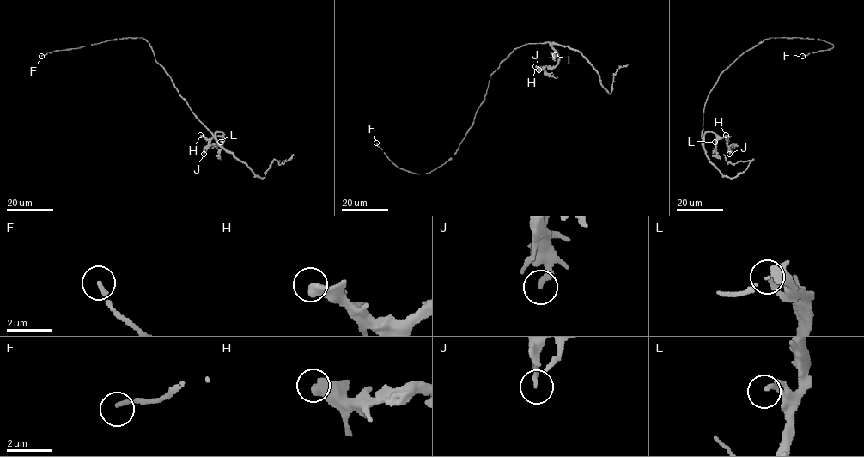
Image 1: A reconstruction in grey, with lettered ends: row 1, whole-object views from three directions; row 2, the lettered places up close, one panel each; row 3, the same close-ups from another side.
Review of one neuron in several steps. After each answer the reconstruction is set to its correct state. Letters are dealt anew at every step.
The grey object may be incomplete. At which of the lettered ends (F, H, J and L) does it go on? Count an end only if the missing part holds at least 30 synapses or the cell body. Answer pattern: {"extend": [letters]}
{"extend": ["H"]}

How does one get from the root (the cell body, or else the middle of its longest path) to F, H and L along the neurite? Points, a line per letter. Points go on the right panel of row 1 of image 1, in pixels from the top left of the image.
F: (717, 79), (745, 52), (768, 38), (813, 38), (834, 45), (802, 56)
H: (717, 79), (704, 105), (702, 138), (708, 131), (727, 137), (727, 138), (726, 135)
L: (717, 79), (704, 105), (702, 133), (702, 140), (708, 131), (712, 131), (717, 137), (714, 142)

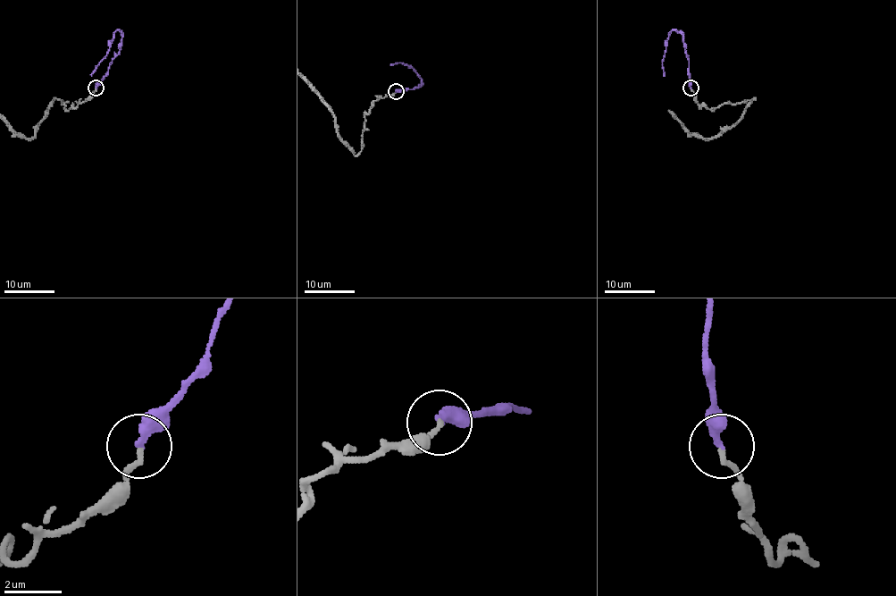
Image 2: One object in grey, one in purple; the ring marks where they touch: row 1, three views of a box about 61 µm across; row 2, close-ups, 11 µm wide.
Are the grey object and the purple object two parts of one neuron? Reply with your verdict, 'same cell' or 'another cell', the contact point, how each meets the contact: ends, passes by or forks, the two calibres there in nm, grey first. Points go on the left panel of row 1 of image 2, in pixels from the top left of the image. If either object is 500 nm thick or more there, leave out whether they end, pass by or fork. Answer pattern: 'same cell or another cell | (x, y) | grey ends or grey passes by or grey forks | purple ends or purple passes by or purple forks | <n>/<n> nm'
same cell | (96, 88) | grey ends | purple ends | 180/340 nm

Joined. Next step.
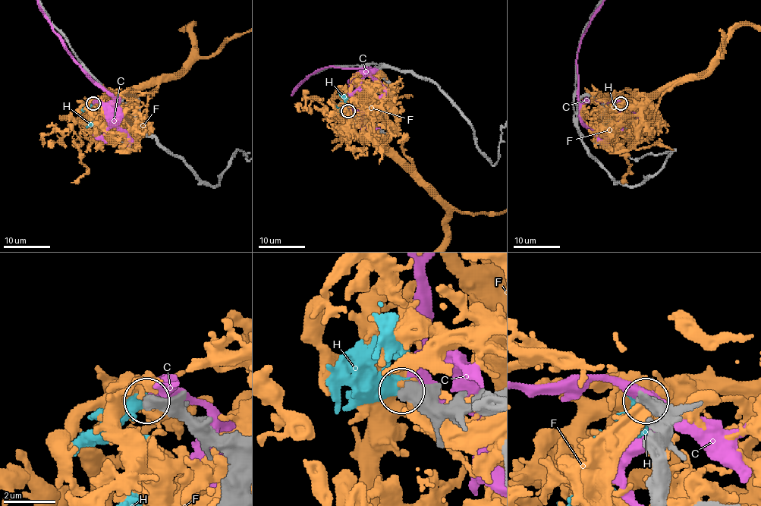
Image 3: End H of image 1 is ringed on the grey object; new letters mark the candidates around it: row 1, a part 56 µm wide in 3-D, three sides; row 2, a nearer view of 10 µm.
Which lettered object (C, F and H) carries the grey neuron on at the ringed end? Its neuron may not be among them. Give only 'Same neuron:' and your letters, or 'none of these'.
Same neuron: H

